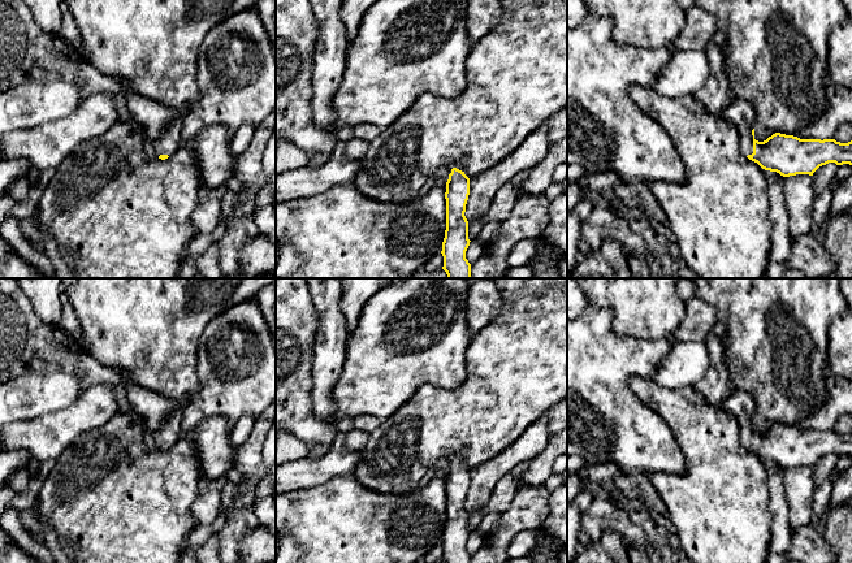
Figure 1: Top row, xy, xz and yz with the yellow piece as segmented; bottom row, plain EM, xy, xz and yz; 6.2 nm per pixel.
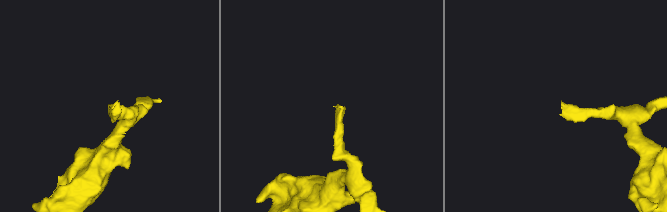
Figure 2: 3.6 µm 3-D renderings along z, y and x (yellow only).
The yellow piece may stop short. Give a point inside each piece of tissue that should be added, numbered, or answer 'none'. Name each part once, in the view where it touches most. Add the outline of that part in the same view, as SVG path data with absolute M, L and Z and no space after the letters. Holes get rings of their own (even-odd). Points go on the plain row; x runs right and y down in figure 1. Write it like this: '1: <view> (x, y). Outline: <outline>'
1: yz (740, 403). Outline: M731 390L728 398L721 404L721 407L736 416L740 425L740 442L744 447L753 445L753 426L756 404L753 398L741 390Z

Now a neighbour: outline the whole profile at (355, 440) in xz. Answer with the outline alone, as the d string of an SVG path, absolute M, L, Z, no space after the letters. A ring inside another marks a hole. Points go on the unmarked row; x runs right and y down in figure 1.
M350 429L343 433L347 451L363 451L369 434L364 430Z

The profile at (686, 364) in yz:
M676 341L656 369L654 380L669 389L695 387L710 367L705 342Z

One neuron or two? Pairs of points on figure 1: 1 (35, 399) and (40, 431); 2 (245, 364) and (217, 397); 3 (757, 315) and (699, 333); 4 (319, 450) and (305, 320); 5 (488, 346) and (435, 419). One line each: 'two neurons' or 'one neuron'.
1: two neurons
2: one neuron
3: two neurons
4: one neuron
5: one neuron

